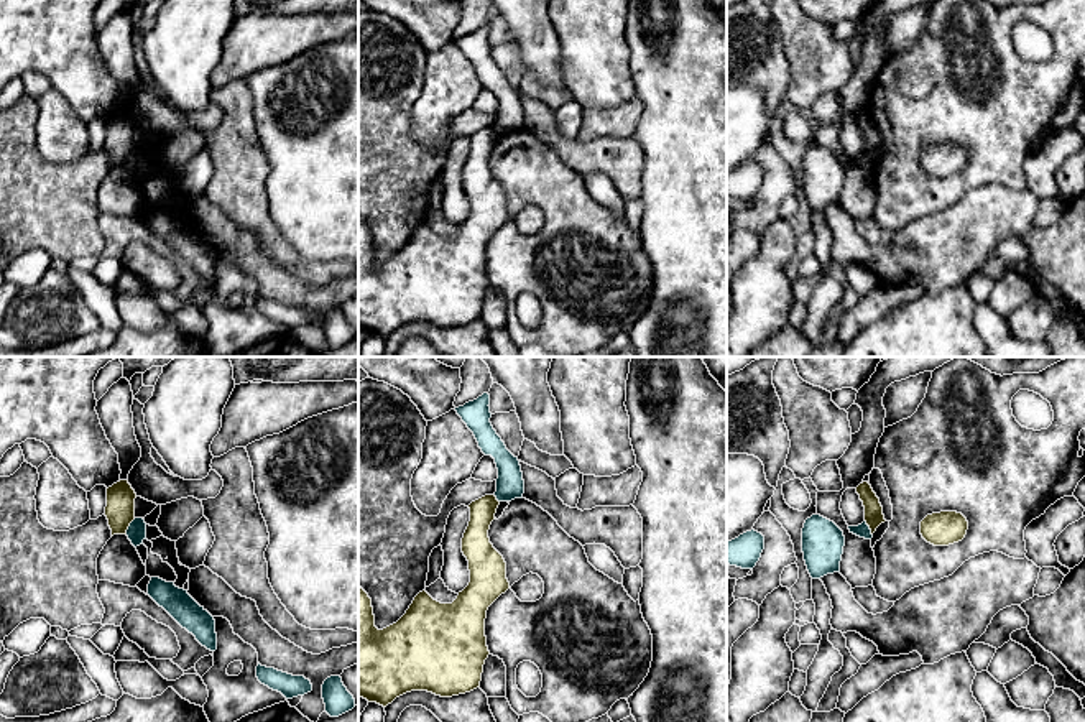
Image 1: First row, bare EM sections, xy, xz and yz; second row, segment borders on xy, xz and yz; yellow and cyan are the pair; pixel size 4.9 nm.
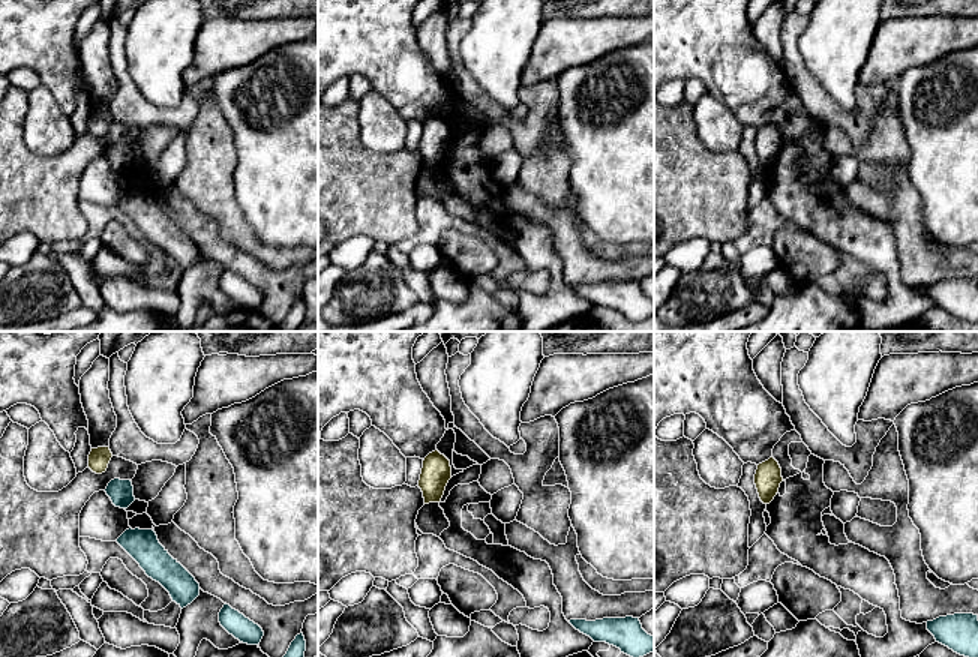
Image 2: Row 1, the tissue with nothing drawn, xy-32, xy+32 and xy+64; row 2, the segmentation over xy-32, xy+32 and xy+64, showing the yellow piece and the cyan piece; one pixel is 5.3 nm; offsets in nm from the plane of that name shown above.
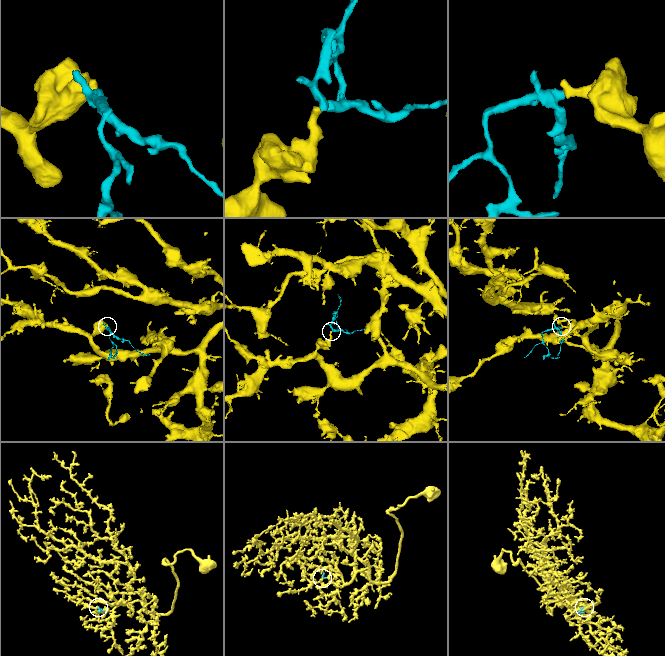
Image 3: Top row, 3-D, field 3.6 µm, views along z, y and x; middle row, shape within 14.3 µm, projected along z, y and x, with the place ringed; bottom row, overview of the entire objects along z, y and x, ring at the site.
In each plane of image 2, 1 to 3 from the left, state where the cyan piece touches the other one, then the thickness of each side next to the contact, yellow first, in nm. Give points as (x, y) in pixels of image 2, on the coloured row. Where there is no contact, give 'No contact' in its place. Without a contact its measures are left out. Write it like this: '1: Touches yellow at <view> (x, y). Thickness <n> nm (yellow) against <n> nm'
1: No contact
2: No contact
3: No contact

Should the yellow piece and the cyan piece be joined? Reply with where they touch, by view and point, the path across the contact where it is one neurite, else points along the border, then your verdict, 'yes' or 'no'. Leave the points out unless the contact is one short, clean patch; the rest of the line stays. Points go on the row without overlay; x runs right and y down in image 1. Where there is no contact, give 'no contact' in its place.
meets yellow in xy at (129, 157); border along xy (135, 150), (125, 165); no

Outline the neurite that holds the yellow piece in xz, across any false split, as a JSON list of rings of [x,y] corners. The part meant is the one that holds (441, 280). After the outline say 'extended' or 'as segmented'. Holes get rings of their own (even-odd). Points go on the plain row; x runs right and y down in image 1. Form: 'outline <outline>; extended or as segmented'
outline [[[485,127],[469,137],[470,153],[462,169],[462,184],[469,192],[470,214],[452,235],[441,235],[422,222],[396,255],[378,261],[372,230],[358,217],[360,329],[386,339],[411,322],[452,329],[480,319],[483,296],[490,286],[485,268],[487,242],[510,220],[506,194],[488,169],[498,137],[495,127]]]; as segmented

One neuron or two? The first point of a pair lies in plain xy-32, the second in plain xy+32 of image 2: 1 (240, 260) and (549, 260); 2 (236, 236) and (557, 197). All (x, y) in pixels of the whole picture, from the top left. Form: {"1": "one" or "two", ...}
{"1": "two", "2": "one"}

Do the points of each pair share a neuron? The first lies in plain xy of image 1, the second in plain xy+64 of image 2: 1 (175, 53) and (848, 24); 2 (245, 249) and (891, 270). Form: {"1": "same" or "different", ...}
{"1": "same", "2": "different"}

